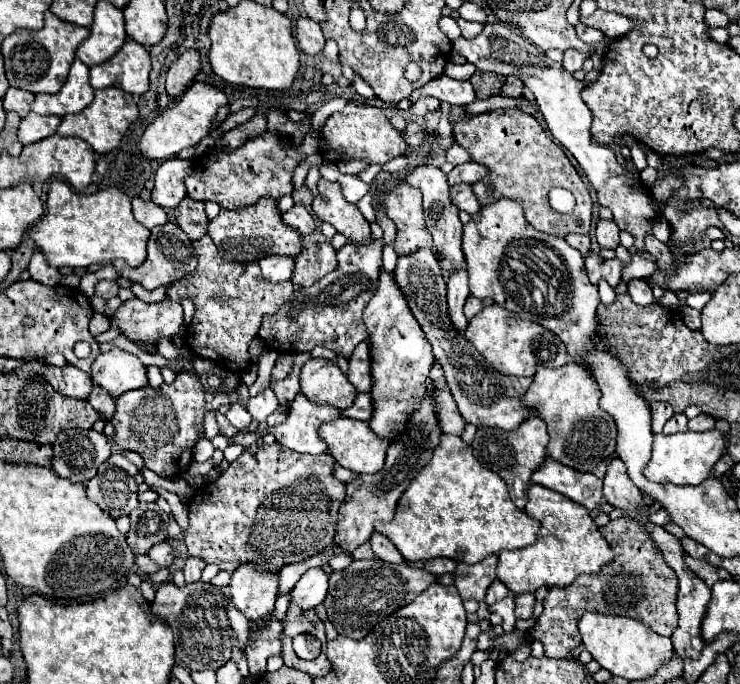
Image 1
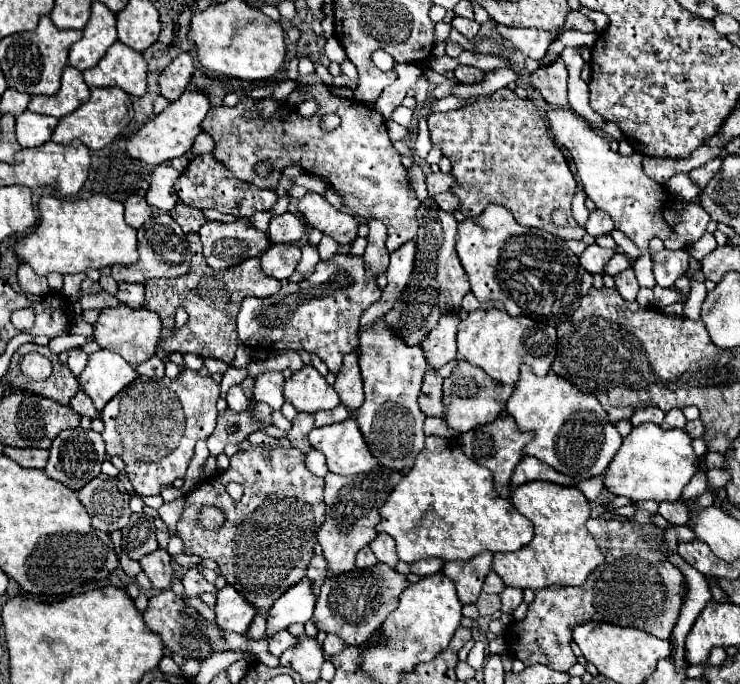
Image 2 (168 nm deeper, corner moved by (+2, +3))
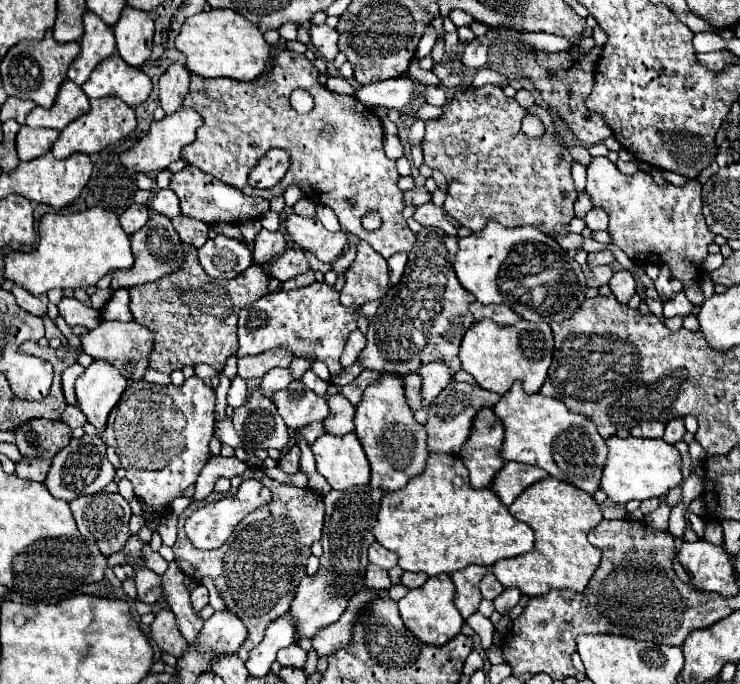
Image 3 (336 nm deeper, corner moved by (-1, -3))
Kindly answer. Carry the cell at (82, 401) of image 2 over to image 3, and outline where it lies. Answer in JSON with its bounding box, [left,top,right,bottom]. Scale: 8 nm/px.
[61,405,87,427]

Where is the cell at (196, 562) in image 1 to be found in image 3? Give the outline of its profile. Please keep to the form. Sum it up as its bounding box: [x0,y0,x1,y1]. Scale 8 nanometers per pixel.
[191,585,209,613]

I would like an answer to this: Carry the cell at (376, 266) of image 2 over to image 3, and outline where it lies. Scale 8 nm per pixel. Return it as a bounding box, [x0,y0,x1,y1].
[339,243,389,307]

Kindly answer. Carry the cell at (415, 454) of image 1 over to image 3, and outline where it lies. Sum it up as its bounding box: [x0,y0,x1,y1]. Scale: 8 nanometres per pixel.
[289,485,383,641]

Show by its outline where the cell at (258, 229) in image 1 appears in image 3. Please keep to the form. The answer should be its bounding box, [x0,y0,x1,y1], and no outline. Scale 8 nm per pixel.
[197,235,251,279]

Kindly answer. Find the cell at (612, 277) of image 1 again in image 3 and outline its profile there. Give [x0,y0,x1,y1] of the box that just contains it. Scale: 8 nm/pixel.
[587,249,615,267]

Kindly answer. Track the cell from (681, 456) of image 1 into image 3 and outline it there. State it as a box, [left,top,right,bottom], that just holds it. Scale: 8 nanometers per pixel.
[599,437,683,503]

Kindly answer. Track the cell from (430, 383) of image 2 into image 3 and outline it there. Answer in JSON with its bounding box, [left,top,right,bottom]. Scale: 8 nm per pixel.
[403,373,421,411]

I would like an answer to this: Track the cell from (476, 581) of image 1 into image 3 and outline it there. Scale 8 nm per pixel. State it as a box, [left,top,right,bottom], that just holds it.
[451,565,487,619]

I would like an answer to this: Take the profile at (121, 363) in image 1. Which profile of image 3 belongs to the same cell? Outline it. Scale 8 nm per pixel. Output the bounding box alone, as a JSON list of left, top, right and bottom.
[75,361,127,433]

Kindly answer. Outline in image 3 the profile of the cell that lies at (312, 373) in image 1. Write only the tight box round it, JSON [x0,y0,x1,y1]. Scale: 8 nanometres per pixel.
[271,381,327,431]

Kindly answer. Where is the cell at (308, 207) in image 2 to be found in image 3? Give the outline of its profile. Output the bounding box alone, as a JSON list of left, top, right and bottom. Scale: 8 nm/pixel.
[285,215,347,263]

